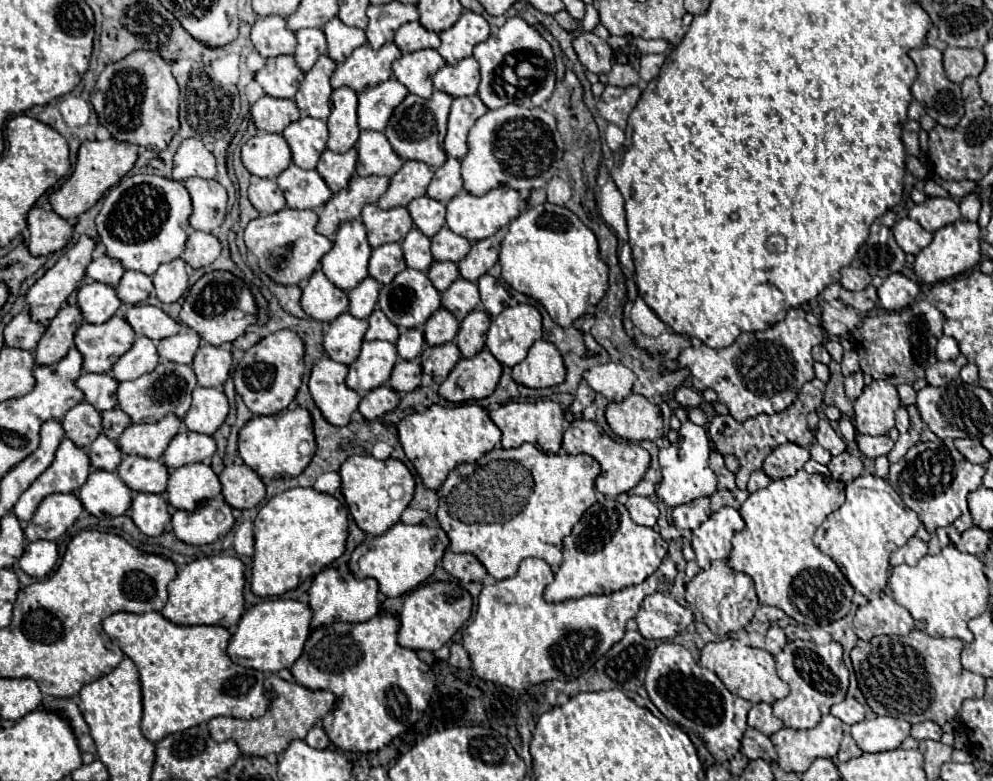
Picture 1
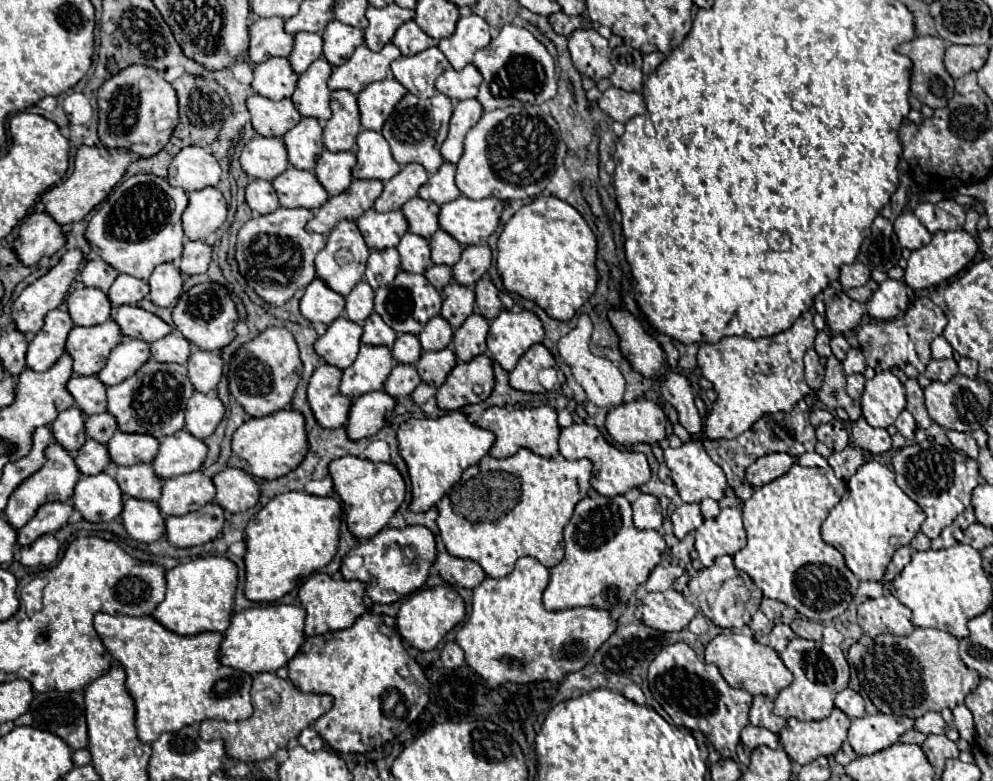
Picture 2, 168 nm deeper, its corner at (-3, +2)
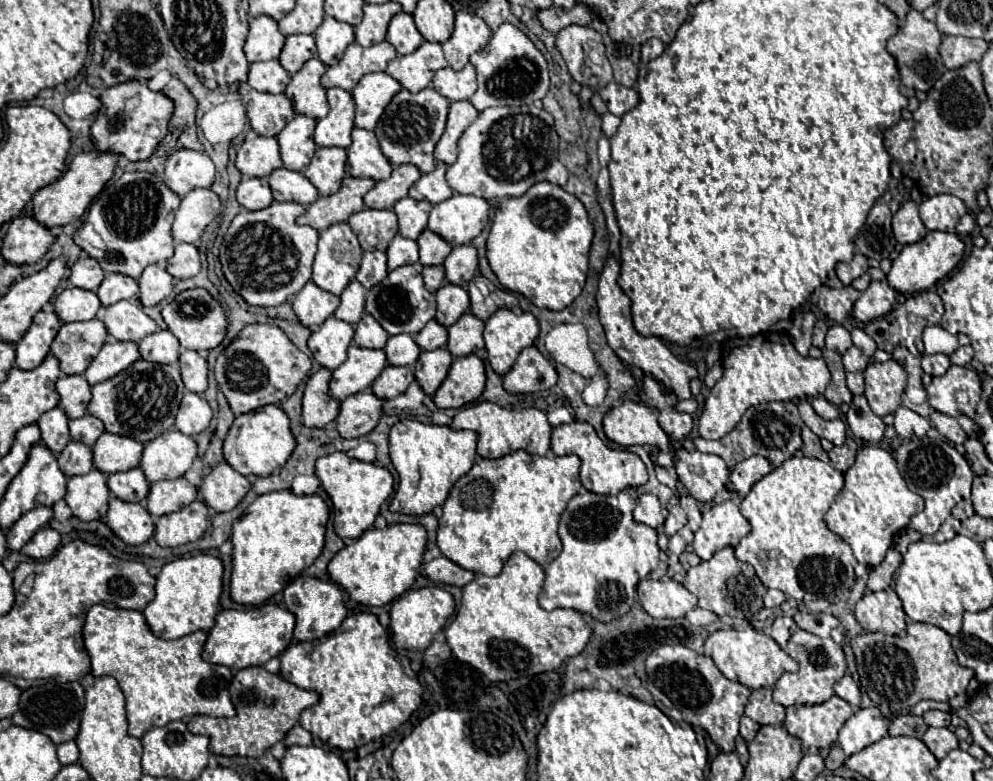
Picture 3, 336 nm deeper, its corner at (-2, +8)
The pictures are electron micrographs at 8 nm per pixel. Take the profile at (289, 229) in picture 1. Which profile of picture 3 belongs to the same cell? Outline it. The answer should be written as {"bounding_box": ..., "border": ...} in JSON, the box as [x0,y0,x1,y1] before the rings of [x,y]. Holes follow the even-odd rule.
{"bounding_box":[219,203,319,307],"border":[[[277,203],[259,211],[241,209],[231,221],[223,237],[219,259],[231,287],[249,303],[261,307],[277,307],[291,299],[311,279],[311,265],[317,251],[319,233],[311,227],[295,223],[305,207],[299,203]]]}

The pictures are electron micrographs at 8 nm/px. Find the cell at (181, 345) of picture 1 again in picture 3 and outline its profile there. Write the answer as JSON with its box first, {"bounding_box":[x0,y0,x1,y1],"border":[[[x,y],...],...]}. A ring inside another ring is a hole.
{"bounding_box":[139,331,179,363],"border":[[[157,331],[139,341],[141,357],[153,363],[177,363],[179,349],[179,339],[171,331]]]}

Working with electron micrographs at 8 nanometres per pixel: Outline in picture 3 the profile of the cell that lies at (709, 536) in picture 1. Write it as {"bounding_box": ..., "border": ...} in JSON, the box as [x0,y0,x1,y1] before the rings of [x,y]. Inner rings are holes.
{"bounding_box":[693,501,751,559],"border":[[[723,501],[703,513],[701,527],[695,531],[693,549],[701,559],[711,559],[723,547],[735,547],[751,531],[741,515],[737,501]]]}

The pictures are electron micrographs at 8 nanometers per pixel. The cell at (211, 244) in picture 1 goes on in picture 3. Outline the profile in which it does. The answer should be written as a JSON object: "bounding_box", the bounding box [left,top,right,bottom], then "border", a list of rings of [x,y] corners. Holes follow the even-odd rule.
{"bounding_box":[167,243,201,279],"border":[[[175,243],[175,255],[167,261],[167,271],[175,279],[189,279],[201,271],[199,249],[191,243]]]}

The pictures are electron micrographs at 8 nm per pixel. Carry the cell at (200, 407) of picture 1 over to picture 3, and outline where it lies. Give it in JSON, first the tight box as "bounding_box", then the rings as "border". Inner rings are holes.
{"bounding_box":[175,391,213,437],"border":[[[187,391],[183,397],[183,405],[179,405],[175,429],[193,437],[193,435],[197,435],[209,427],[211,417],[213,417],[213,409],[207,403],[207,399],[201,397],[199,393]]]}

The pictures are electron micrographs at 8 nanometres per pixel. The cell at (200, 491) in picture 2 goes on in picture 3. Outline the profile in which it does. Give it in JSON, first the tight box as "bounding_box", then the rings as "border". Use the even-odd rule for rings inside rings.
{"bounding_box":[147,477,197,517],"border":[[[185,477],[163,479],[151,483],[151,491],[147,497],[147,511],[153,517],[161,517],[187,507],[195,499],[197,499],[197,487],[191,485]]]}

